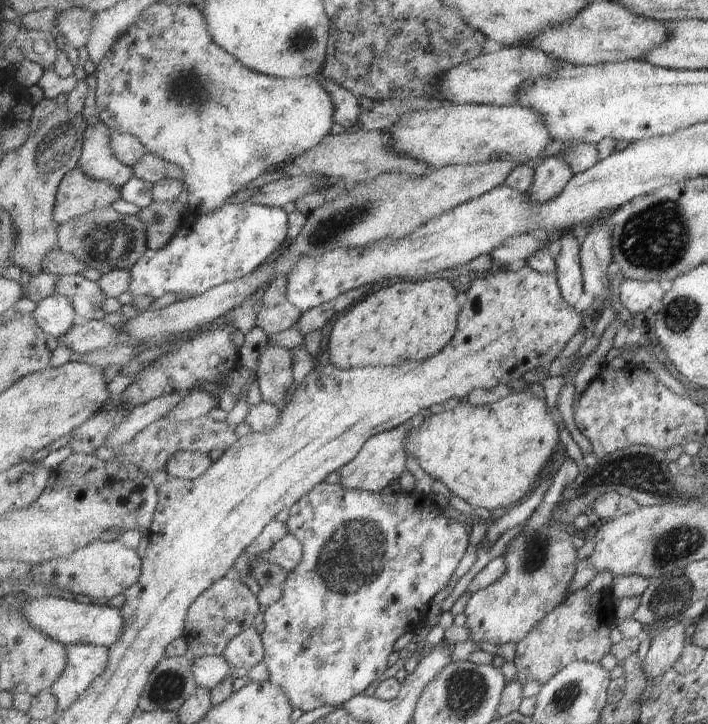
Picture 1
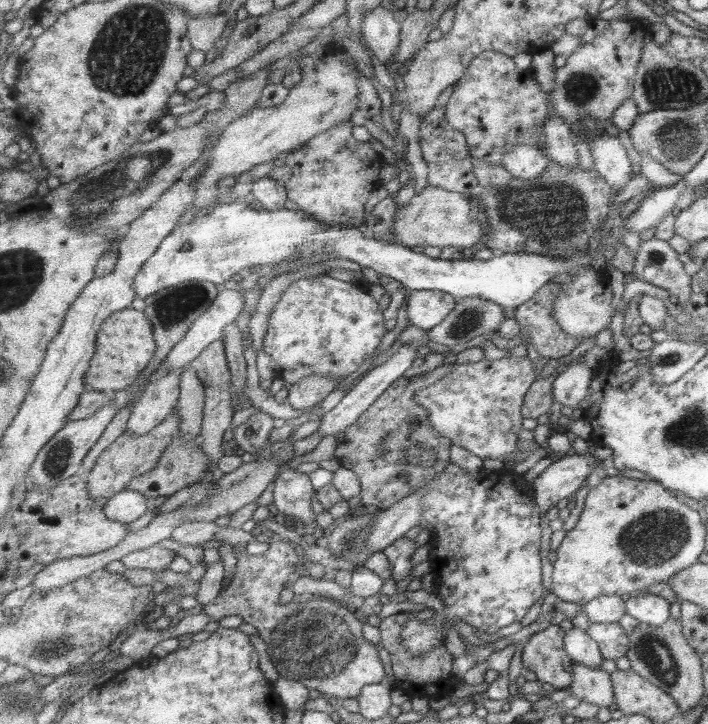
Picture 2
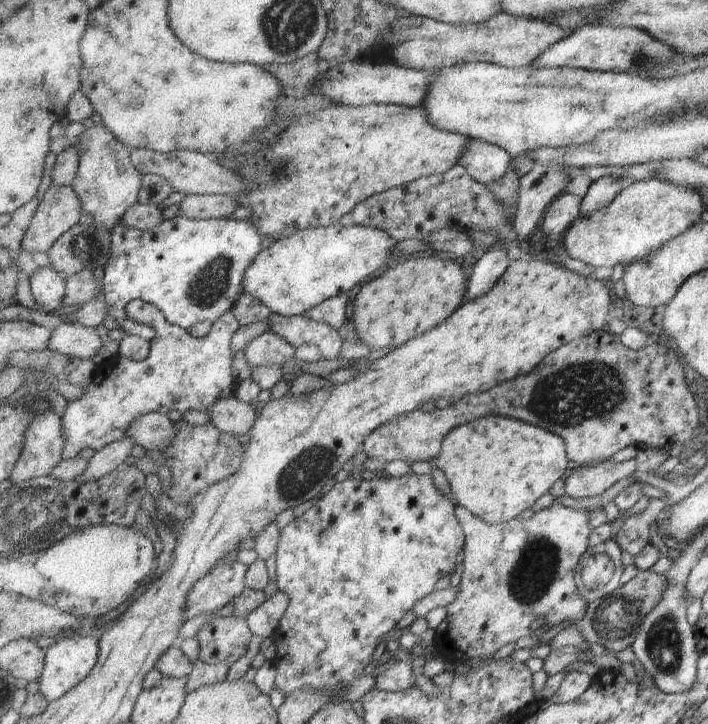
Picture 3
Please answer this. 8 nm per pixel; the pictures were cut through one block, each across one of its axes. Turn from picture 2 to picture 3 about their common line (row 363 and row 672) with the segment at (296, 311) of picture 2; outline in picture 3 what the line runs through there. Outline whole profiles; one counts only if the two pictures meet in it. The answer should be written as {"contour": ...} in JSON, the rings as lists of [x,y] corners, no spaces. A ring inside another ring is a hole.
{"contour":[[[414,471],[399,477],[377,474],[376,478],[370,480],[349,477],[342,482],[336,482],[333,488],[323,495],[315,505],[281,529],[280,542],[276,552],[276,587],[277,590],[289,596],[289,604],[285,616],[281,618],[279,628],[275,630],[271,638],[276,645],[274,663],[277,668],[277,678],[275,688],[279,688],[285,698],[291,696],[295,690],[311,688],[311,690],[329,692],[331,694],[329,703],[335,703],[337,696],[343,694],[343,688],[347,688],[353,681],[365,674],[365,668],[371,664],[371,658],[375,654],[379,640],[386,639],[389,632],[399,624],[399,620],[405,618],[419,600],[435,592],[435,586],[441,578],[453,574],[457,556],[464,552],[466,542],[464,527],[457,518],[456,508],[457,504],[452,503],[433,484],[431,476],[419,476]]]}

